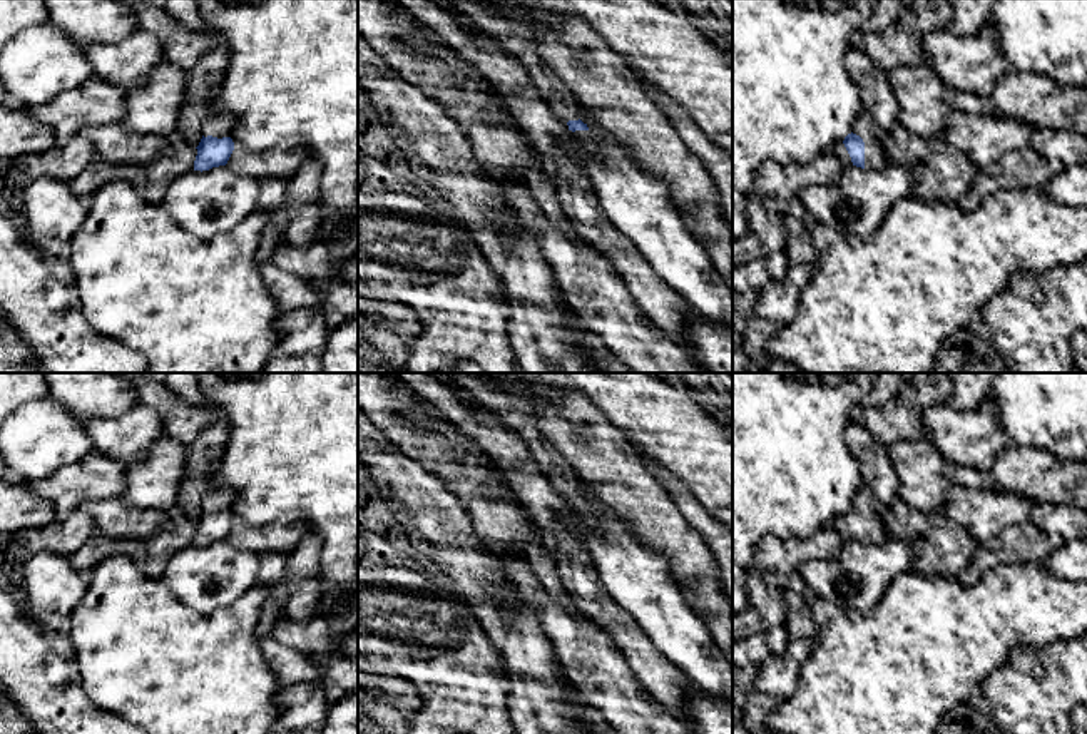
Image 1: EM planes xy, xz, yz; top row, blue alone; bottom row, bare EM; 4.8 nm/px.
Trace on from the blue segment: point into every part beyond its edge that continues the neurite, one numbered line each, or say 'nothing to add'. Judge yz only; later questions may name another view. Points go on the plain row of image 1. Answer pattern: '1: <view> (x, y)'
1: yz (840, 525)
2: yz (877, 532)

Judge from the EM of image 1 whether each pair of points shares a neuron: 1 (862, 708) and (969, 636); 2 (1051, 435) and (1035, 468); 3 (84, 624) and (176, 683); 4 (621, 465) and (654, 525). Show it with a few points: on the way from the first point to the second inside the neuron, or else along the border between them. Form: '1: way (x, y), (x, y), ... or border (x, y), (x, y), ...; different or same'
1: way (888, 681), (933, 641), (942, 639); same
2: border (1009, 445), (1037, 447), (1069, 460); different
3: way (107, 629), (121, 631), (153, 661); same
4: way (626, 480), (649, 510); same

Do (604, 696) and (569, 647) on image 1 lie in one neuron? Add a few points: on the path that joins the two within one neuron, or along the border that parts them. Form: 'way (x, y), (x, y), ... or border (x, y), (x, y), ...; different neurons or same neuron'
way (591, 691), (582, 661); same neuron

